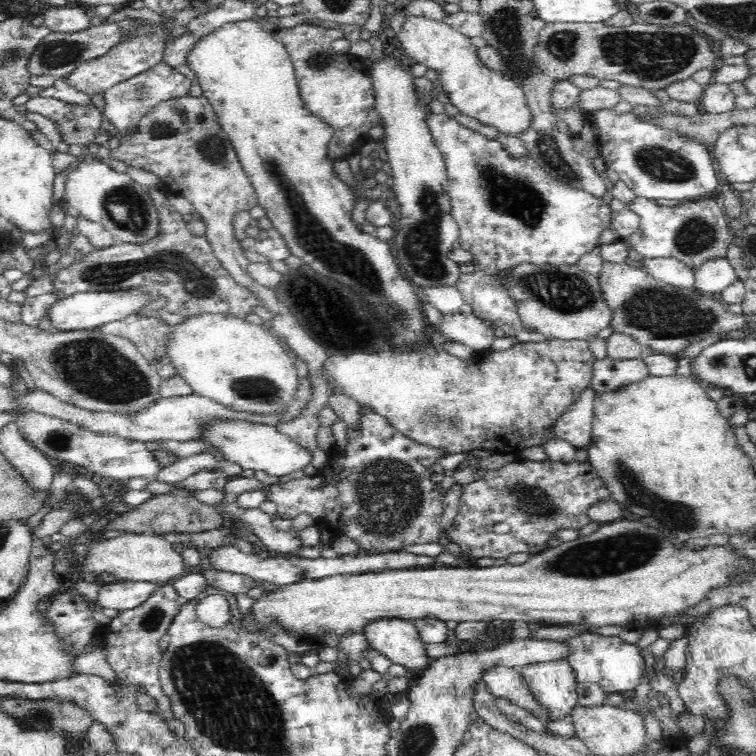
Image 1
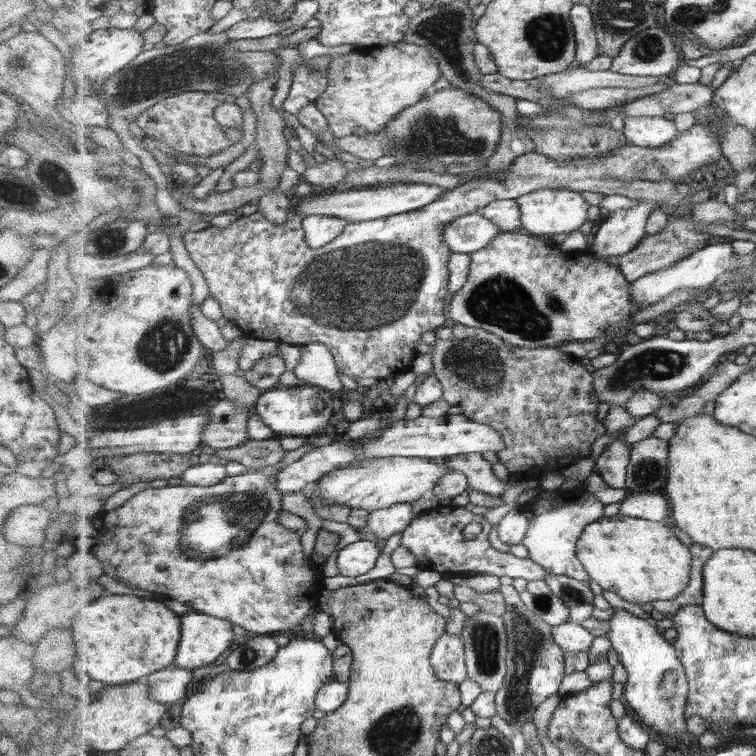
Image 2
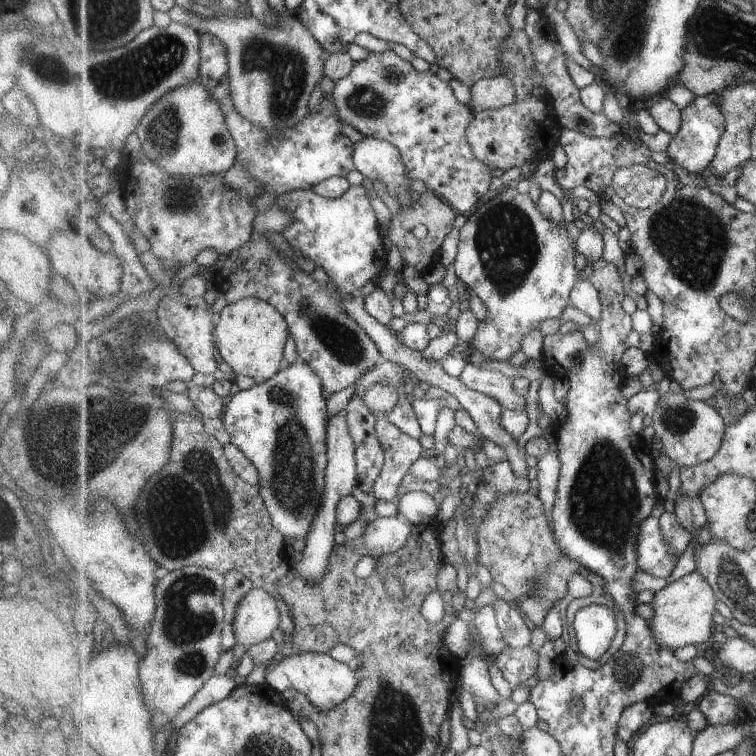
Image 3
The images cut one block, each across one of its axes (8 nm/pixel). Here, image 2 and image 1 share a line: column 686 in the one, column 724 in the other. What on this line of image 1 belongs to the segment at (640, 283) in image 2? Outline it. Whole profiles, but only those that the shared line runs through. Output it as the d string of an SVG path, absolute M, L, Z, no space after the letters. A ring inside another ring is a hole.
M726 257L708 260L695 271L694 287L702 294L717 297L727 286L738 279Z

